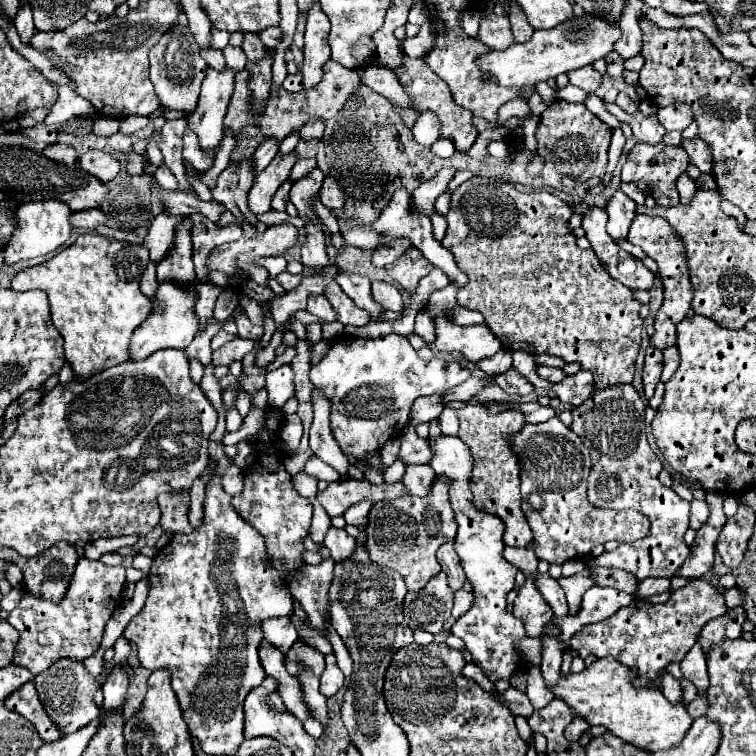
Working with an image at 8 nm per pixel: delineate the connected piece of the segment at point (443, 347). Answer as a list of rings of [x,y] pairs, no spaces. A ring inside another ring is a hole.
[[[436,317],[436,349],[440,353],[452,355],[462,353],[462,357],[470,363],[478,363],[496,355],[502,349],[502,343],[490,331],[486,323],[460,327],[452,323],[448,317]]]

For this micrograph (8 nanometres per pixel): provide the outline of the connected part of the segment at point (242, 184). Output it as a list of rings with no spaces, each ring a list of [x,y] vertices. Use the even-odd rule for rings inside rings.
[[[252,155],[248,161],[240,161],[240,165],[228,165],[216,179],[216,185],[210,187],[212,199],[220,201],[230,209],[236,217],[244,217],[248,223],[256,223],[256,215],[248,209],[248,191],[254,183],[254,169],[252,169]]]

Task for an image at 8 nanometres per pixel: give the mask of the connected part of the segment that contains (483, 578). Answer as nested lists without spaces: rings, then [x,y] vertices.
[[[440,435],[436,441],[430,443],[434,457],[430,461],[430,467],[436,475],[446,475],[452,481],[450,497],[452,497],[452,509],[458,523],[458,535],[454,539],[456,553],[460,557],[460,565],[464,567],[464,573],[468,581],[474,587],[474,603],[472,607],[452,625],[452,635],[460,637],[466,643],[466,649],[470,651],[472,659],[480,665],[480,669],[486,673],[486,677],[496,681],[510,681],[514,675],[518,675],[524,669],[524,659],[518,649],[518,643],[526,639],[524,621],[518,621],[514,613],[506,609],[506,595],[514,589],[514,575],[516,567],[508,563],[502,555],[504,551],[504,523],[500,517],[484,513],[474,509],[470,503],[470,471],[472,471],[472,455],[468,447],[458,437],[444,437]]]

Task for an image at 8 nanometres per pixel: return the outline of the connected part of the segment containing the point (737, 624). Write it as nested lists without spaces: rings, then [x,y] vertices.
[[[730,611],[724,617],[708,621],[708,625],[704,625],[700,639],[698,639],[704,653],[710,649],[712,643],[718,643],[722,637],[730,637],[730,639],[740,637],[744,621],[746,621],[746,617],[730,617]]]

